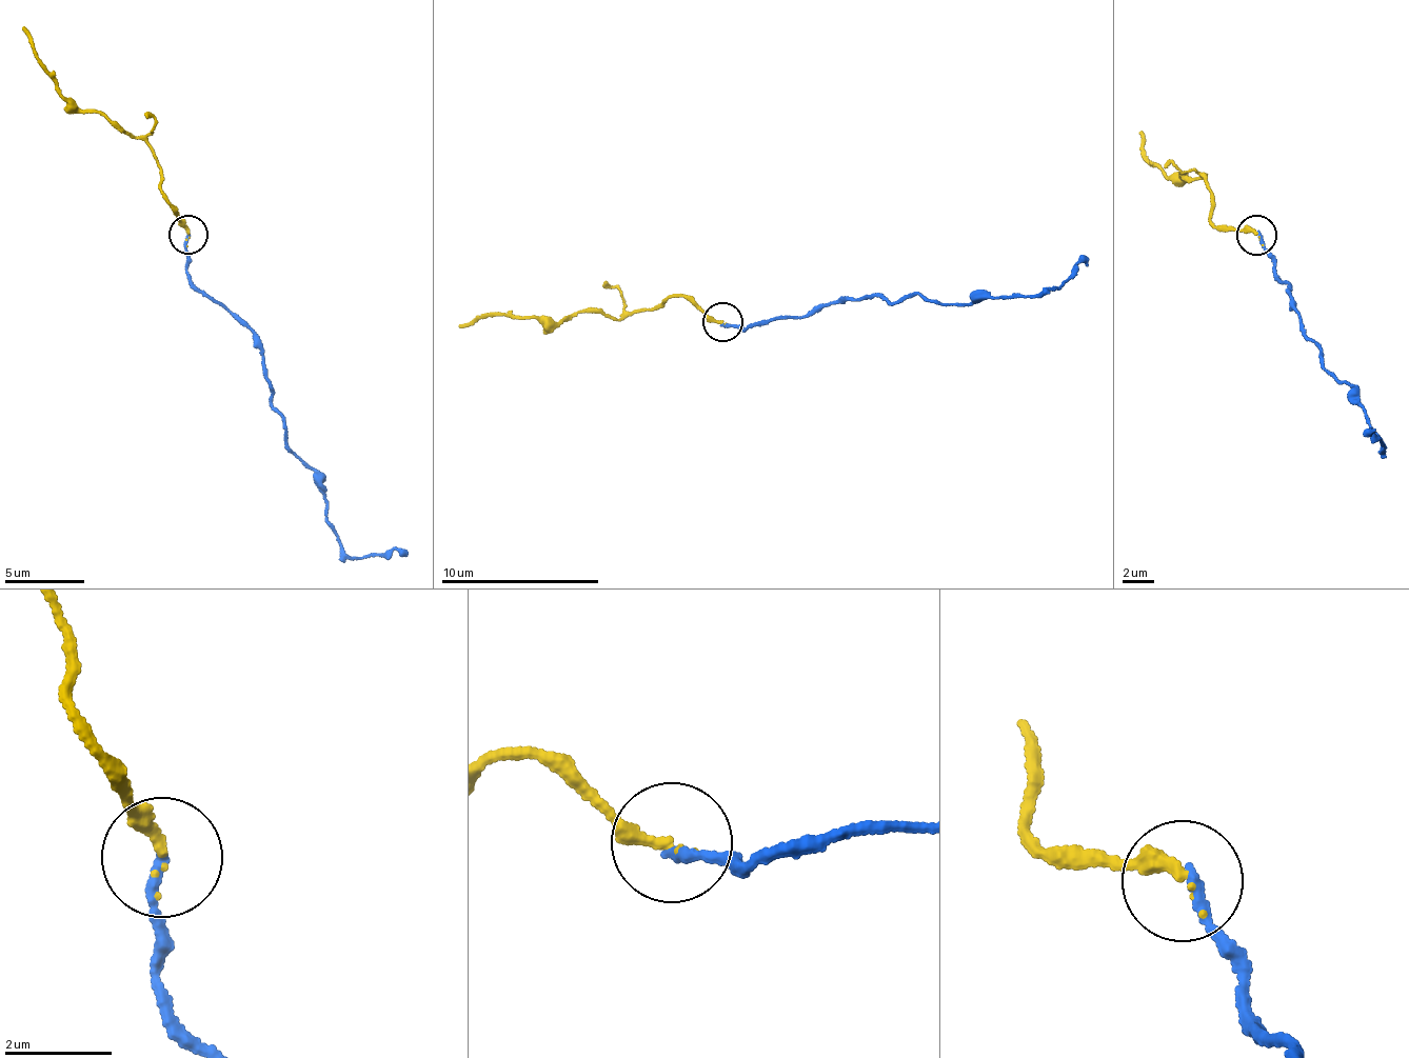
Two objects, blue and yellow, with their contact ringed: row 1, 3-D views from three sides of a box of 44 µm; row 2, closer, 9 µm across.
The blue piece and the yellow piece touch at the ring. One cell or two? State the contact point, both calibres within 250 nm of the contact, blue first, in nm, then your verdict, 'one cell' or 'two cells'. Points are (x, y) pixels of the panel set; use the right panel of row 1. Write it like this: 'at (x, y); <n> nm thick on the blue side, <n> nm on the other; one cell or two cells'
at (1256, 235); 200 nm thick on the blue side, 240 nm on the other; one cell

